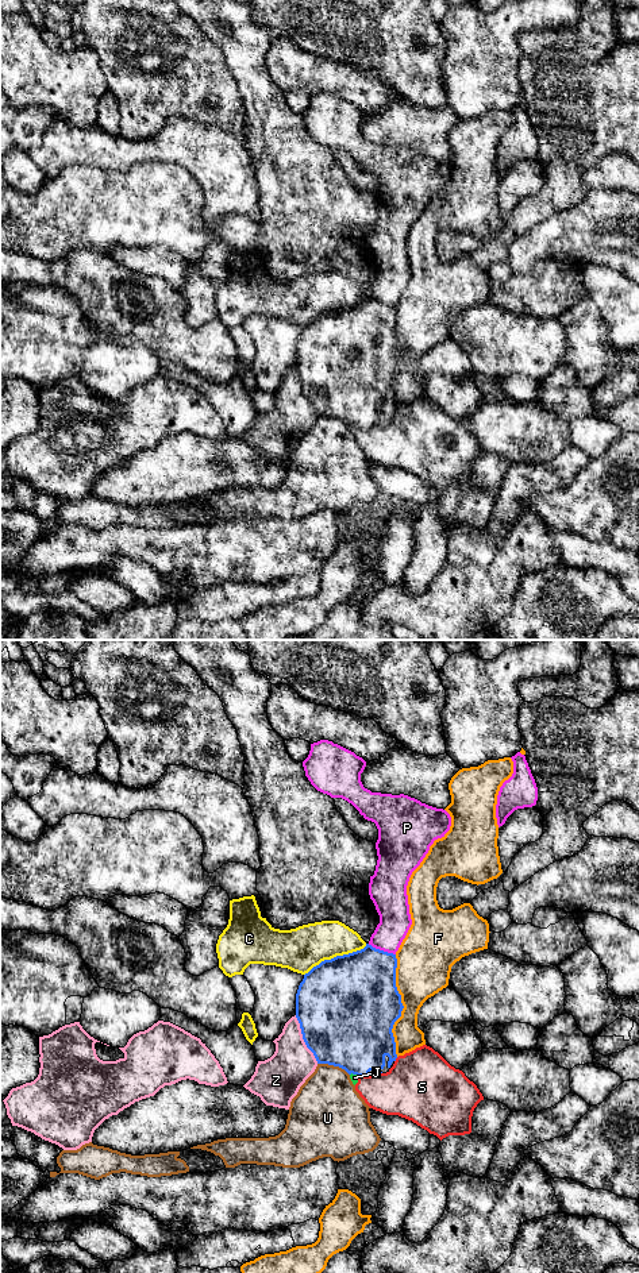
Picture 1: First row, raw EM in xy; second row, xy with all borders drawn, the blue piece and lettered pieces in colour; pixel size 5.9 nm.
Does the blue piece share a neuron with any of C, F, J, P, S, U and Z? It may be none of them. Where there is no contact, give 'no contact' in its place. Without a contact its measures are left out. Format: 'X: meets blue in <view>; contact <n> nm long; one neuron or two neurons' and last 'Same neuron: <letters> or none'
C: meets blue in xy; contact 420 nm long; two neurons
F: meets blue in xy; contact 600 nm long; two neurons
J: meets blue in xy; contact 50 nm long; two neurons
P: meets blue in xy; contact 180 nm long; two neurons
S: meets blue in xy; contact 60 nm long; two neurons
U: meets blue in xy; contact 200 nm long; two neurons
Z: meets blue in xy; contact 320 nm long; two neurons
Same neuron: none

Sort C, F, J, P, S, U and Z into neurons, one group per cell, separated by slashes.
C / F / J S / P / U / Z

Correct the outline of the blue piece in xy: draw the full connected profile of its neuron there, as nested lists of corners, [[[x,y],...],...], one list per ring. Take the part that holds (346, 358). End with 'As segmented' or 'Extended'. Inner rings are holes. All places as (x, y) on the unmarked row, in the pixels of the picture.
[[[366,296],[361,302],[322,313],[304,327],[296,346],[296,370],[303,391],[317,416],[339,418],[357,428],[389,424],[397,410],[392,381],[404,360],[396,339],[396,320],[396,306]]]. Extended

